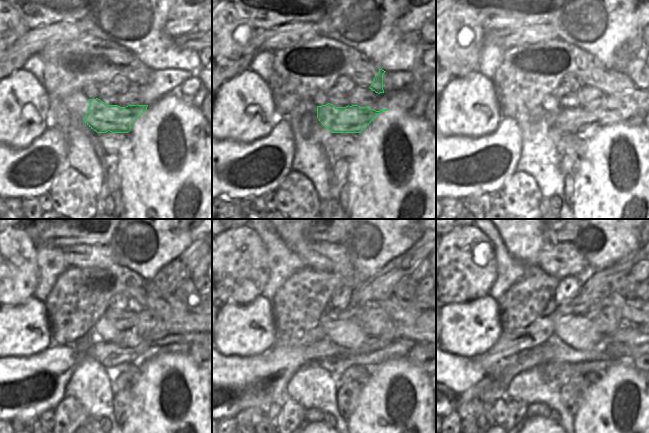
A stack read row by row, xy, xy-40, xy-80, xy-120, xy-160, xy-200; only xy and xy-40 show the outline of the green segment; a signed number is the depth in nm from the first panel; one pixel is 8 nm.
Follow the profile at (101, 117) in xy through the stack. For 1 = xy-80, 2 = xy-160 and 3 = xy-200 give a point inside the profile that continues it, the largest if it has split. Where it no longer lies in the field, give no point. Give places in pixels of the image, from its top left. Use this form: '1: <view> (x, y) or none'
1: xy-80 (624, 100)
2: xy-160 (408, 323)
3: xy-200 (632, 315)

